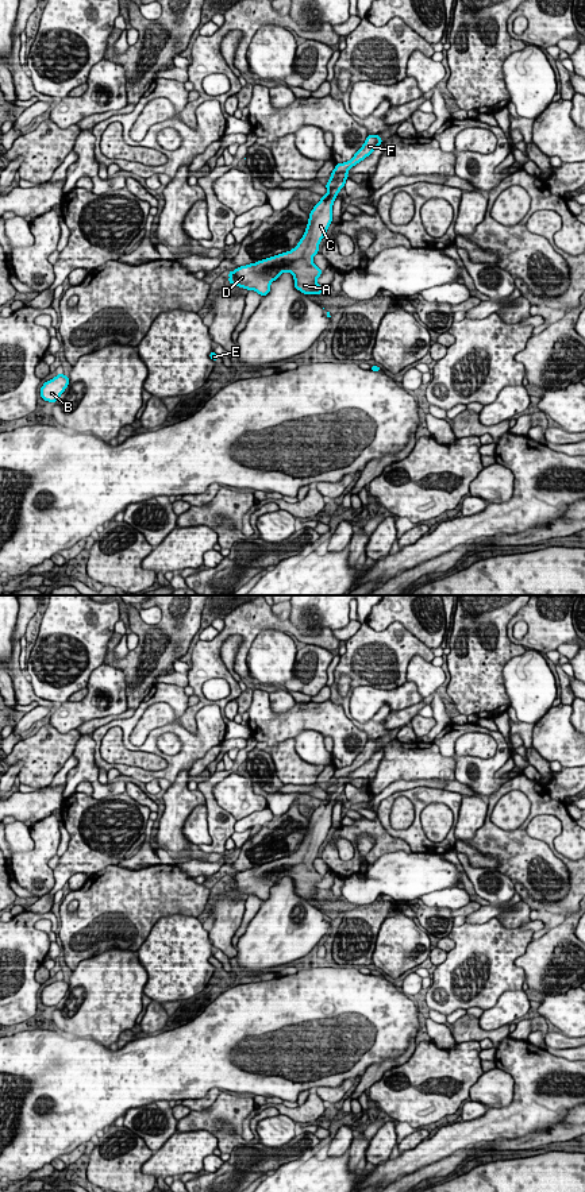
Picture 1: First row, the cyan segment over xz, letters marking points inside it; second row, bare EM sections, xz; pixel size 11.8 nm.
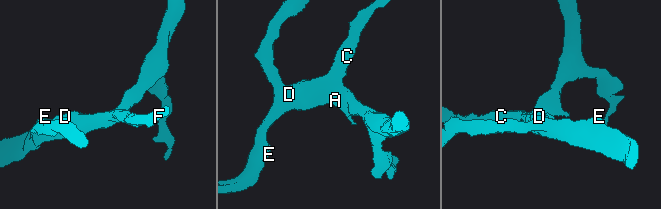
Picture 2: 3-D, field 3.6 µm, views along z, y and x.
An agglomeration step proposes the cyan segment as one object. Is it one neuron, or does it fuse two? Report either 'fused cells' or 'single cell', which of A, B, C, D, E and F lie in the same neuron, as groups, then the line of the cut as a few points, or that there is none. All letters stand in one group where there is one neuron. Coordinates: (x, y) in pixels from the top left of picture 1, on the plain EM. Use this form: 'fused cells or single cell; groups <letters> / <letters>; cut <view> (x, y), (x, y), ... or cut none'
single cell; groups A B C D E F; cut none

